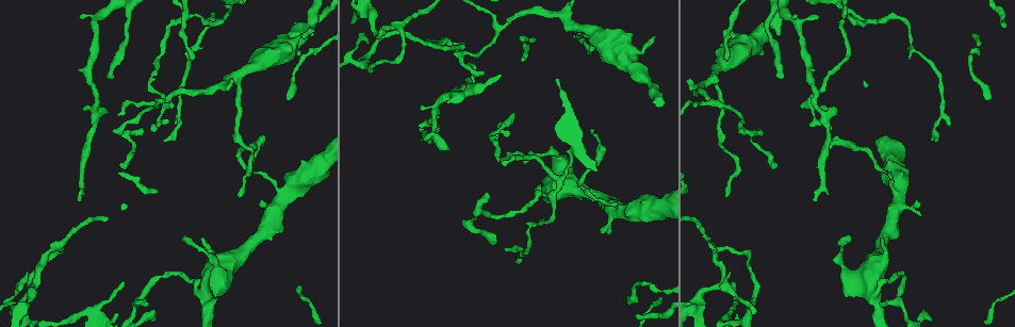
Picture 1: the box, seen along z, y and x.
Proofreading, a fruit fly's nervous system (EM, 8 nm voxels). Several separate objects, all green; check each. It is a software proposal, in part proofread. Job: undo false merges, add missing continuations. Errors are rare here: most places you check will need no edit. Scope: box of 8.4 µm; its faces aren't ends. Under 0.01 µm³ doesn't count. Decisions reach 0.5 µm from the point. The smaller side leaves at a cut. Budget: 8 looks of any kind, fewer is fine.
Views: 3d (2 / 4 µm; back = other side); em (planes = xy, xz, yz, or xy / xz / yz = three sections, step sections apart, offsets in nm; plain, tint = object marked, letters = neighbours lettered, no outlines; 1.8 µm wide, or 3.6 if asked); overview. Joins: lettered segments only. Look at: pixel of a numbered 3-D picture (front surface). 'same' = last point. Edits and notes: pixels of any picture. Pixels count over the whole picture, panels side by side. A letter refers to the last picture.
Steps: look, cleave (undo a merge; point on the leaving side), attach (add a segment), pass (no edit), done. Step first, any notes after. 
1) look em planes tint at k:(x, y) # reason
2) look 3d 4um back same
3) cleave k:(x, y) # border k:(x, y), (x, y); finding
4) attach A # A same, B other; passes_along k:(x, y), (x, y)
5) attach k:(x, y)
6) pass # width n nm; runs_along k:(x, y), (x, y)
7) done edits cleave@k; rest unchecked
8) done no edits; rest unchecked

look 3d 2um at 1:(817, 168) # end of a long branch

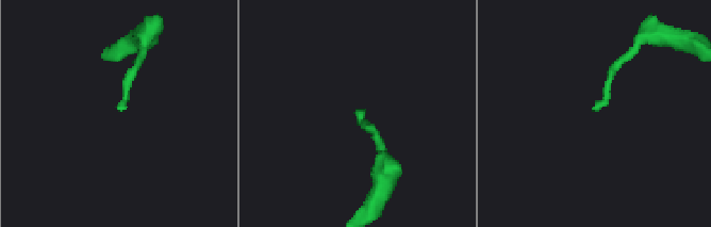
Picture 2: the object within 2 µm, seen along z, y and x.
look em yz step 4 plain at 2:(121, 108)

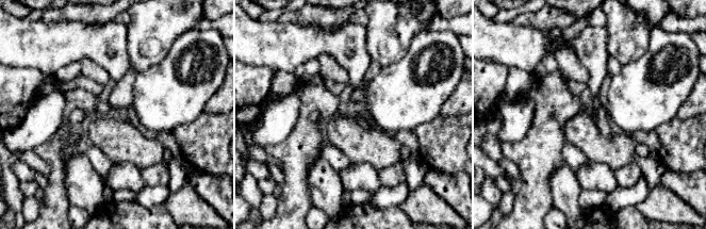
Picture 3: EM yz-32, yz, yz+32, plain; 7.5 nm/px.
look em yz step 4 letters same

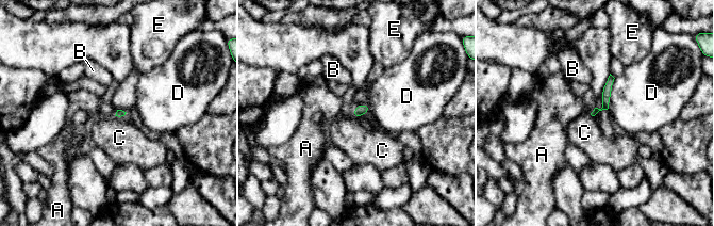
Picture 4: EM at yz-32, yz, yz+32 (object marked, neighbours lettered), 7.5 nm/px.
pass # A other, B other, C other, D other, E other; runs_along 4:(611, 78), (605, 103), (596, 110); none of them fits

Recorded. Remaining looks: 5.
look em xz step 16 tint at 1:(111, 79) # branch stops here

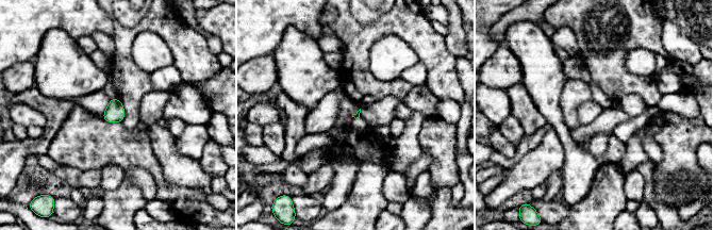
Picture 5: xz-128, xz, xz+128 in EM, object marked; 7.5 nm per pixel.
look em planes letters same # cut it another way

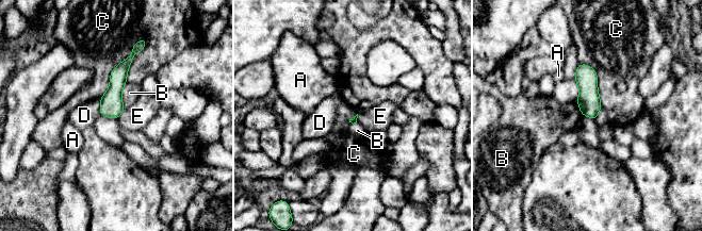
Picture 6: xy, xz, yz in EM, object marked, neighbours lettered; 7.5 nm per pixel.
pass # A other, B other, C other, D other, E other; none of them fits

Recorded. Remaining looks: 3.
look 3d 4um back at 1:(935, 139) # long arm stops here

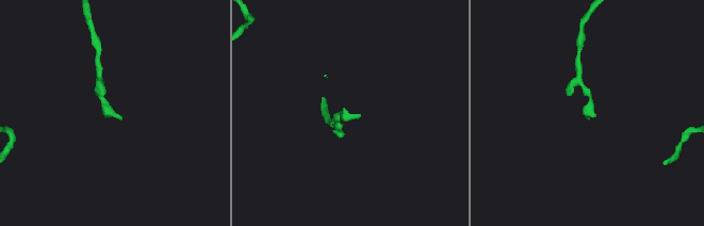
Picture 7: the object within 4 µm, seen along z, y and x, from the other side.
look em planes letters at 7:(120, 117) # now the EM

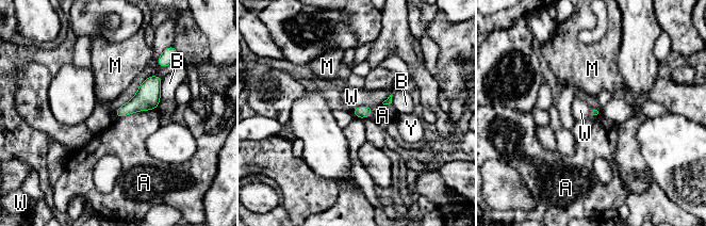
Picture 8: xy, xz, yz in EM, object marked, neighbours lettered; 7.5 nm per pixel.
pass # width 70 nm; A other, B other, M other, W other, Y other; border 8:(156, 108), (134, 111), (115, 117); no lettered segment goes on from it

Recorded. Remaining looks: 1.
done no edits; rest unchecked

